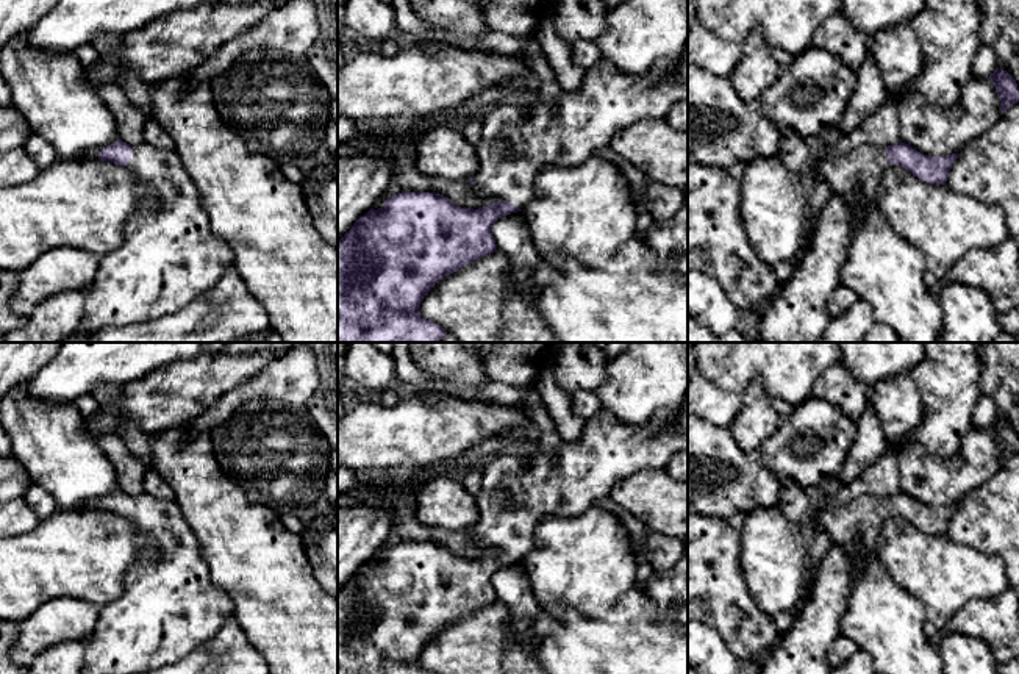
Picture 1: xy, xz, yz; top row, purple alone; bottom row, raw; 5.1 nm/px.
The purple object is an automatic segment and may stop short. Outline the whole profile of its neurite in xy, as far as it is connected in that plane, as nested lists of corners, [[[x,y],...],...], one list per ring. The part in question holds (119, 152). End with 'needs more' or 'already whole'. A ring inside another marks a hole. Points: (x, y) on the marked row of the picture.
[[[117,139],[100,150],[98,160],[127,166],[144,188],[156,194],[156,202],[127,222],[123,241],[116,250],[100,256],[77,333],[94,333],[105,327],[170,314],[234,269],[233,249],[211,231],[198,188],[175,149],[164,150],[147,142],[130,145]]]; needs more

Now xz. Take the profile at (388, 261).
[[[681,58],[677,63],[660,61],[652,67],[652,72],[647,75],[633,75],[622,73],[611,61],[600,59],[597,64],[586,70],[586,77],[581,86],[577,91],[564,92],[561,91],[558,95],[541,95],[538,92],[516,99],[505,100],[495,105],[483,119],[481,119],[481,139],[475,145],[480,169],[475,177],[469,181],[472,185],[478,185],[486,195],[497,197],[499,202],[474,210],[474,208],[461,208],[456,206],[452,200],[445,199],[436,192],[399,192],[392,194],[386,199],[381,208],[370,208],[364,216],[361,216],[352,228],[338,241],[338,342],[441,342],[444,335],[447,333],[441,325],[433,324],[424,319],[419,314],[419,307],[422,299],[431,291],[431,288],[439,283],[445,275],[456,272],[466,264],[488,256],[497,252],[494,236],[491,233],[492,225],[499,217],[508,216],[511,213],[522,211],[522,208],[533,199],[535,195],[535,180],[538,174],[547,166],[563,166],[572,167],[586,163],[595,152],[602,147],[610,145],[613,136],[617,130],[635,125],[642,119],[664,119],[670,106],[677,102],[688,99],[688,80],[680,75]]]; needs more

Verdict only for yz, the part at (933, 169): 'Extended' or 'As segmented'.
Extended

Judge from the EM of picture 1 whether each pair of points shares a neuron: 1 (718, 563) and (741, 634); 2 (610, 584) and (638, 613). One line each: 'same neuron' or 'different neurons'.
1: same neuron
2: different neurons

